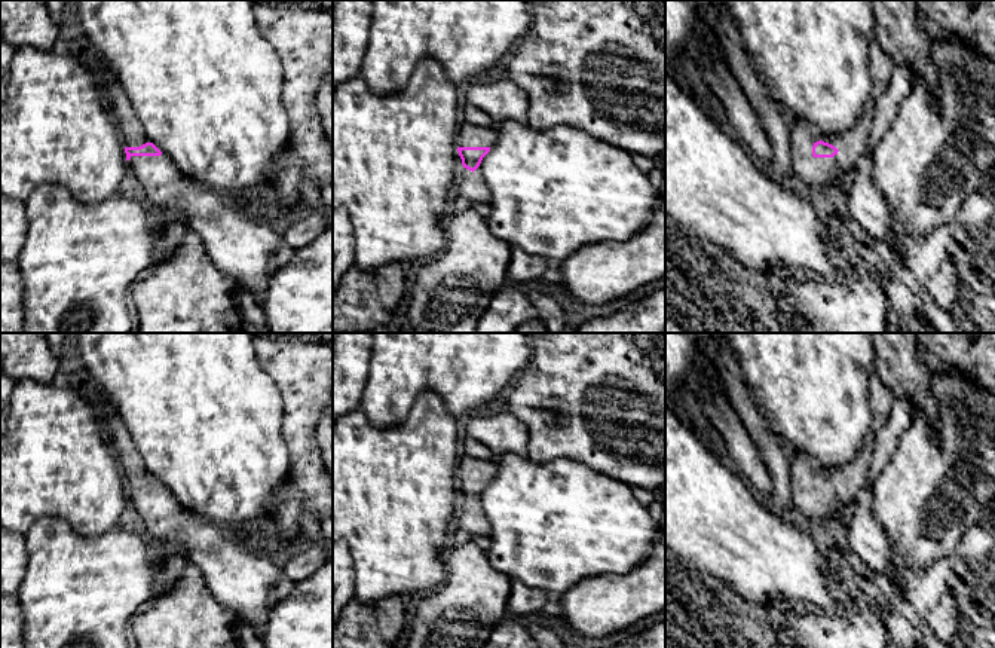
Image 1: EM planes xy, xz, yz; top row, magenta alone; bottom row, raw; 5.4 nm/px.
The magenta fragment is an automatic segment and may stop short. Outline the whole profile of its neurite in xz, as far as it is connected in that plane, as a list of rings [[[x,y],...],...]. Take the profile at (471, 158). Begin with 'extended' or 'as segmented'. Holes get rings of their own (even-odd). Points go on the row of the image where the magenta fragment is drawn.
extended; [[[463,123],[457,131],[457,152],[463,168],[475,171],[498,141],[496,128]]]

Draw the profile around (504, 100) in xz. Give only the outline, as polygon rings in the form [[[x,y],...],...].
[[[509,79],[463,88],[466,101],[486,111],[495,125],[506,120],[527,123],[529,97]]]

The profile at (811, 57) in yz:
[[[725,0],[738,25],[743,46],[772,101],[802,119],[824,143],[839,149],[839,135],[849,129],[870,98],[873,80],[869,51],[875,39],[872,0]]]

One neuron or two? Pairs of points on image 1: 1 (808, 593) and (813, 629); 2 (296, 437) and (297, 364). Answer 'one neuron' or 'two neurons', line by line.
1: two neurons
2: one neuron

